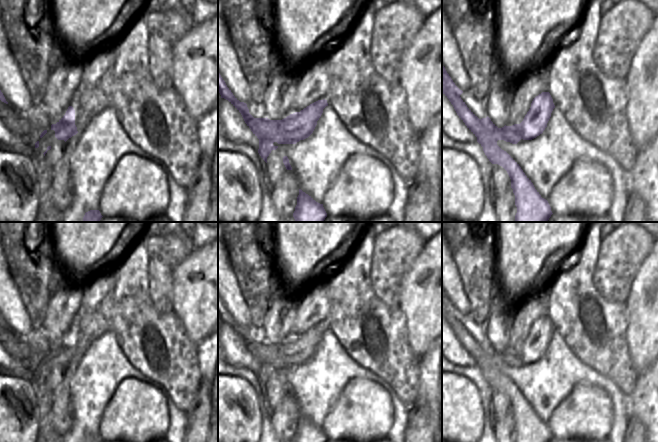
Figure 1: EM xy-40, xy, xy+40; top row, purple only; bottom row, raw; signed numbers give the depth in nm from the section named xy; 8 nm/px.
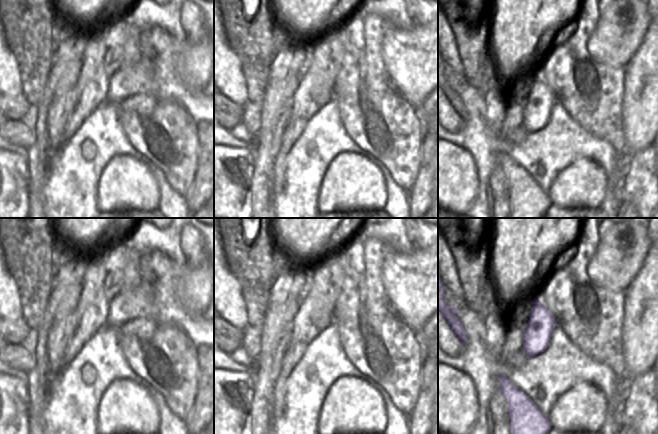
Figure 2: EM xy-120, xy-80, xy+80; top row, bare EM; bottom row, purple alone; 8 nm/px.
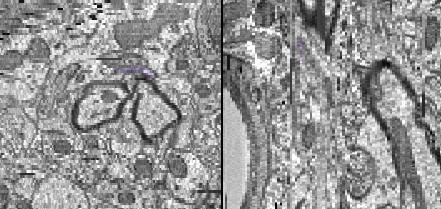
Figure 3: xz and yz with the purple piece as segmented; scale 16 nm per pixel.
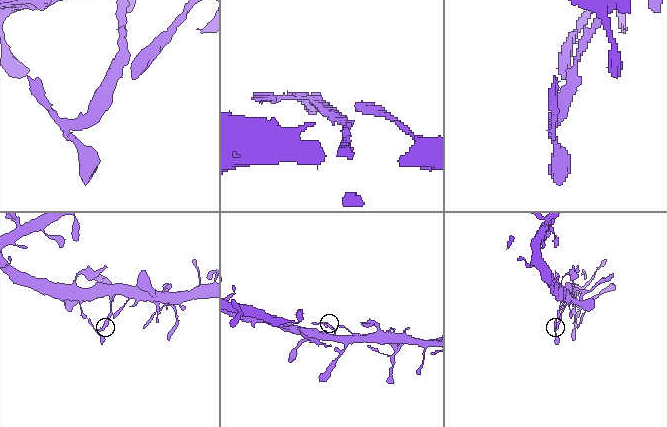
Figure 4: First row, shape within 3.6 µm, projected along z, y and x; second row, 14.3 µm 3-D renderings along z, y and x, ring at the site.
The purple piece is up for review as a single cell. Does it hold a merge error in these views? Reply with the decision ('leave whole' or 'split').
split

